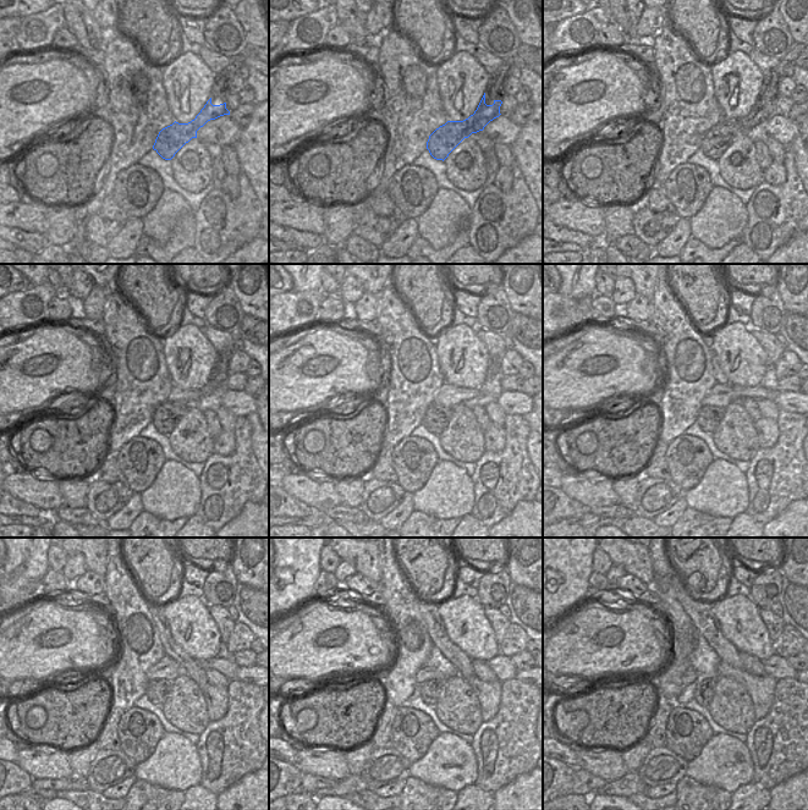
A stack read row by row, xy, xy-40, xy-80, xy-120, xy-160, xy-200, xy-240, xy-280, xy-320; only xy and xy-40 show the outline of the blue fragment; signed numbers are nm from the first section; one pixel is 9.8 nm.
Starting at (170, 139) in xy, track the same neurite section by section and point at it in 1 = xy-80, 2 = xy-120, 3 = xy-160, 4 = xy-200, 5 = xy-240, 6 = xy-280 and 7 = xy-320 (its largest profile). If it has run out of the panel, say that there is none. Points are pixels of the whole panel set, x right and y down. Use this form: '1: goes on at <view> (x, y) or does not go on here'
1: goes on at xy-80 (718, 138)
2: goes on at xy-120 (165, 417)
3: goes on at xy-160 (435, 419)
4: goes on at xy-200 (709, 417)
5: goes on at xy-240 (157, 690)
6: goes on at xy-280 (430, 690)
7: goes on at xy-320 (704, 692)

